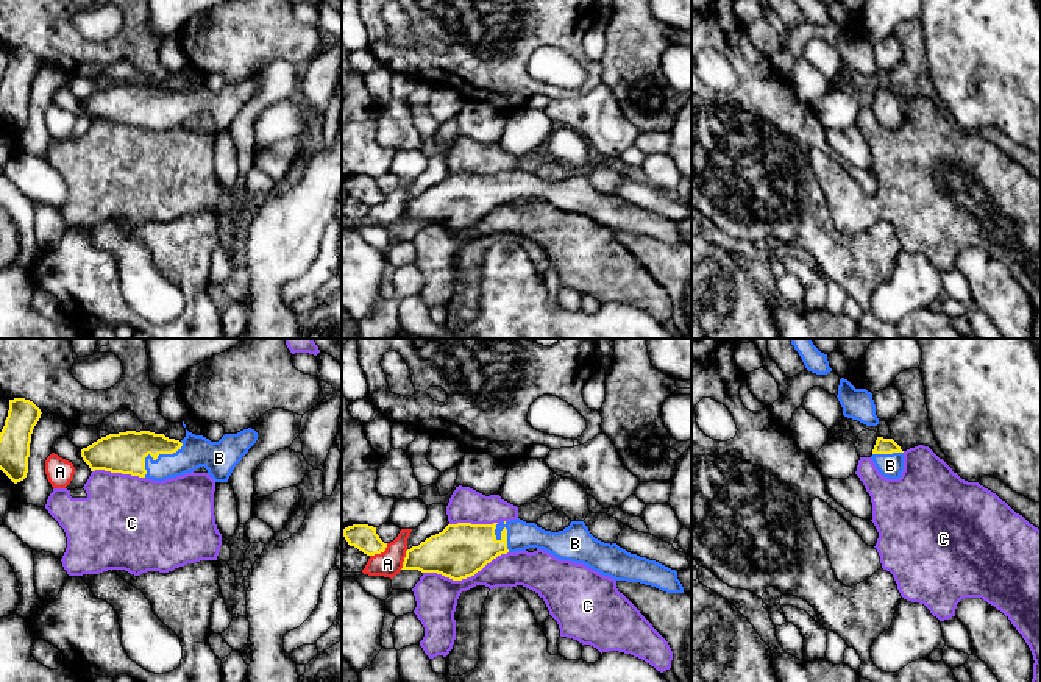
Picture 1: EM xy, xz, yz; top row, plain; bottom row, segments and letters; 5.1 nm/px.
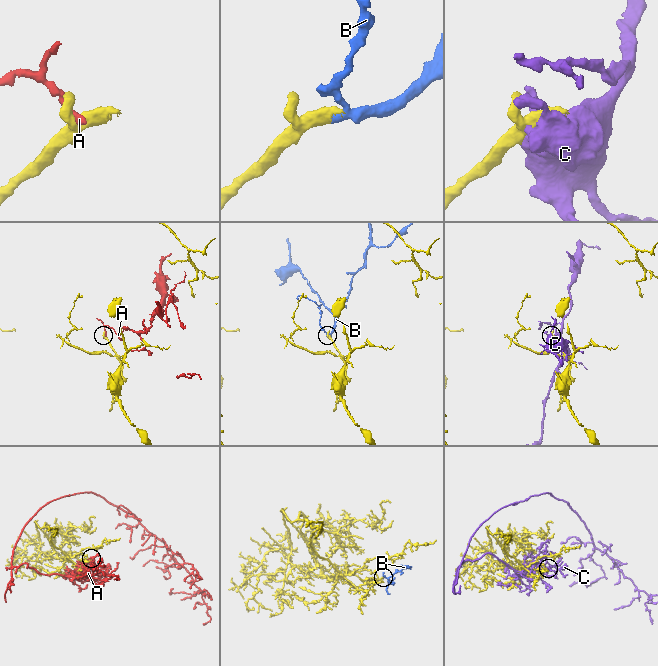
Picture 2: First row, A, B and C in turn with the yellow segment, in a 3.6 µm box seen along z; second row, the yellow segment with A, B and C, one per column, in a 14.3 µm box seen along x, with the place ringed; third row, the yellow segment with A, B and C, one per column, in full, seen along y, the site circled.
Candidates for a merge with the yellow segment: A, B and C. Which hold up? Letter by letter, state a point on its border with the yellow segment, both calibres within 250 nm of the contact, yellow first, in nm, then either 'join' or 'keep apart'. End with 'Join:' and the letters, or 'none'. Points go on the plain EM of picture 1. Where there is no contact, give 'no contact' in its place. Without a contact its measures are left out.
A: xz (380, 203) | 140/140 nm | keep apart
B: xy (155, 110) | 220/160 nm | join
C: xz (465, 228) | 280/220 nm | keep apart
Join: B

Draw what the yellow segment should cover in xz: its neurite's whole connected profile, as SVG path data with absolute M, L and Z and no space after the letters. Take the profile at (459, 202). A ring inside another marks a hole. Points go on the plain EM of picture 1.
M520 169L493 175L457 173L406 201L401 220L437 223L453 231L474 226L501 204L537 198L560 211L584 214L615 231L684 243L677 222L595 189L584 172L551 183Z

